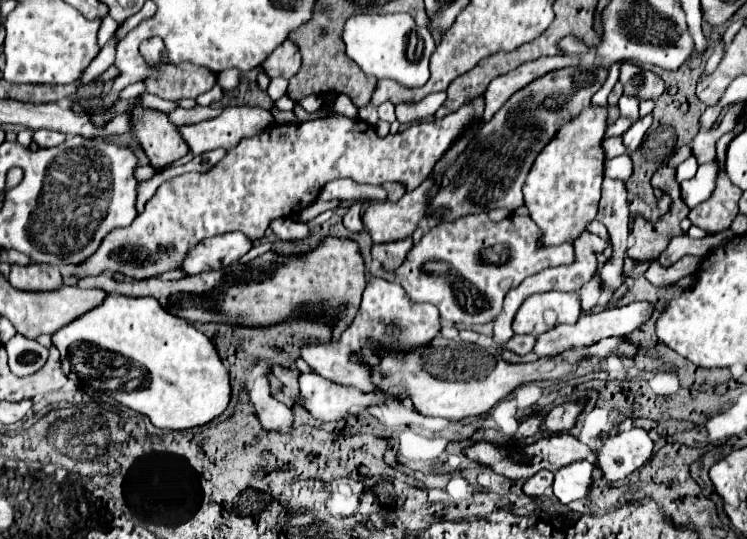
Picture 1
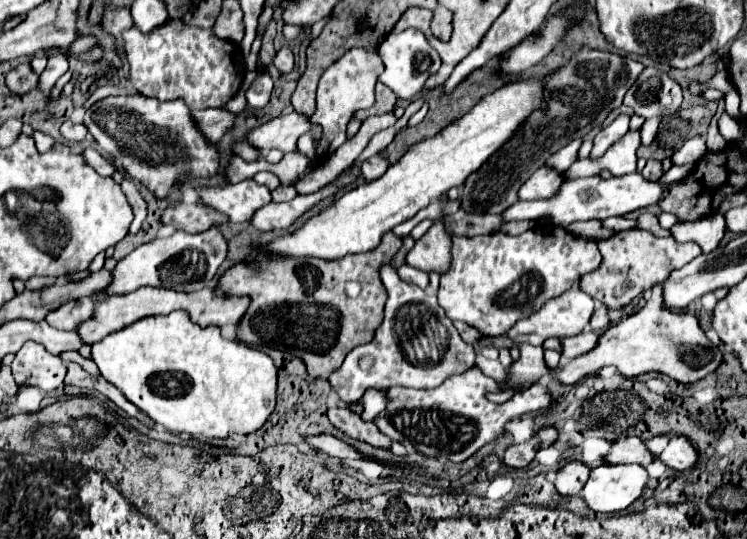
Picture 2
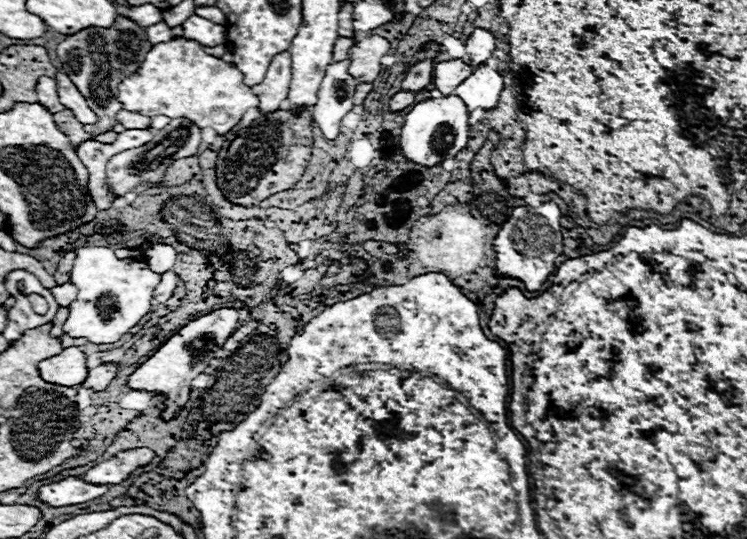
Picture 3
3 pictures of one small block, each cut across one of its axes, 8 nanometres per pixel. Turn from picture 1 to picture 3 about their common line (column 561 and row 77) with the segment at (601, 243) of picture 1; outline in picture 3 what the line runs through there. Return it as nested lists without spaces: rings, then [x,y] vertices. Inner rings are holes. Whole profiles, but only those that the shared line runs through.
[[[282,52],[272,58],[268,66],[268,74],[262,84],[254,86],[254,94],[260,100],[260,112],[270,114],[274,110],[280,110],[280,104],[288,96],[288,84],[290,84],[290,52]]]

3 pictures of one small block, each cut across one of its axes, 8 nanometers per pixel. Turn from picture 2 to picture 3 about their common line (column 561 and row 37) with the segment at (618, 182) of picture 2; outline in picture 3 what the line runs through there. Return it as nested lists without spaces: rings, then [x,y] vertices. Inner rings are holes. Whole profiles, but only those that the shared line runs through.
[[[190,16],[184,20],[184,36],[196,42],[202,42],[202,46],[218,46],[226,42],[226,26],[214,24],[200,16]]]

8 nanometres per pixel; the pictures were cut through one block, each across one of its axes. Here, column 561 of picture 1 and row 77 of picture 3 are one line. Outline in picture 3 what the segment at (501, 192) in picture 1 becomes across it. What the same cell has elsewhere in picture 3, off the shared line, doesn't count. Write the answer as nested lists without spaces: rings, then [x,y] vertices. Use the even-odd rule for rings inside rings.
[[[122,16],[110,30],[102,28],[86,28],[78,34],[68,36],[64,42],[58,44],[56,56],[62,62],[62,72],[70,76],[70,80],[76,84],[76,88],[86,98],[88,106],[98,116],[98,122],[88,126],[90,134],[100,134],[102,130],[112,130],[116,124],[116,114],[122,110],[122,104],[116,100],[118,96],[118,84],[136,74],[136,70],[146,60],[146,54],[152,50],[152,44],[148,42],[148,34],[144,28],[140,28],[134,20]]]

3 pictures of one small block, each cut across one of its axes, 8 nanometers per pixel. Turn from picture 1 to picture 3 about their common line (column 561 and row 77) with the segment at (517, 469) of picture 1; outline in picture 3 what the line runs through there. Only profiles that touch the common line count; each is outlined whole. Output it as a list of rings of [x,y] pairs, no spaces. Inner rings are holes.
[[[448,60],[448,62],[438,62],[434,66],[434,86],[440,90],[444,96],[452,94],[456,86],[460,86],[468,76],[472,74],[472,68],[462,62],[462,60]]]

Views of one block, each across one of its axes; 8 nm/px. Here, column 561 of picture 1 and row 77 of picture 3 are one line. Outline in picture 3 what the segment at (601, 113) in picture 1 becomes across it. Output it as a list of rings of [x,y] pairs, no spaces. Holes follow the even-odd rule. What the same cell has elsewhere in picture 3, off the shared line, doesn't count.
[[[176,36],[156,44],[150,54],[146,54],[146,62],[140,66],[138,74],[132,74],[122,86],[118,86],[118,100],[128,112],[150,118],[160,114],[168,118],[186,118],[200,130],[212,128],[218,136],[224,136],[240,122],[246,110],[258,106],[252,88],[242,80],[244,76],[240,70],[206,54],[204,46],[196,40]]]

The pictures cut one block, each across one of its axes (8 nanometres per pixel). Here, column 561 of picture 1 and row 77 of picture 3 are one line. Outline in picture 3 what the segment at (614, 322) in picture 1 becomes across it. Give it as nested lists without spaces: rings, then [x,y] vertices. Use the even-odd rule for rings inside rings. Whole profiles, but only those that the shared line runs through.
[[[350,60],[332,62],[318,90],[318,102],[312,110],[312,120],[328,140],[338,138],[342,118],[354,108],[354,92],[358,82],[348,74]]]

